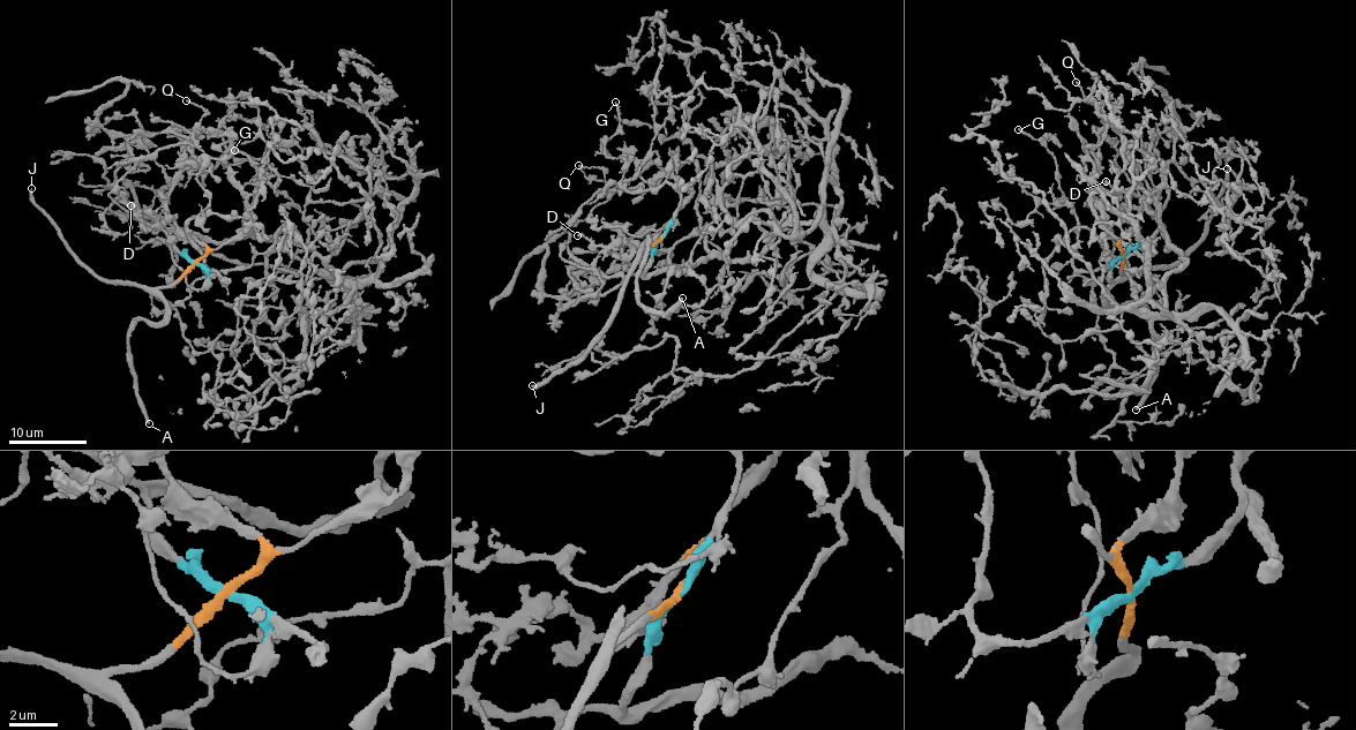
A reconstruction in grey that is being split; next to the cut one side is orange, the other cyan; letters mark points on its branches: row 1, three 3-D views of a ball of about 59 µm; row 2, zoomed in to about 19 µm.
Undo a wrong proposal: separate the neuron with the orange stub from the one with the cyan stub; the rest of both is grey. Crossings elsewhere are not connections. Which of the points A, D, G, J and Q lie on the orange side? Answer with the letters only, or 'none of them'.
A, D, J

